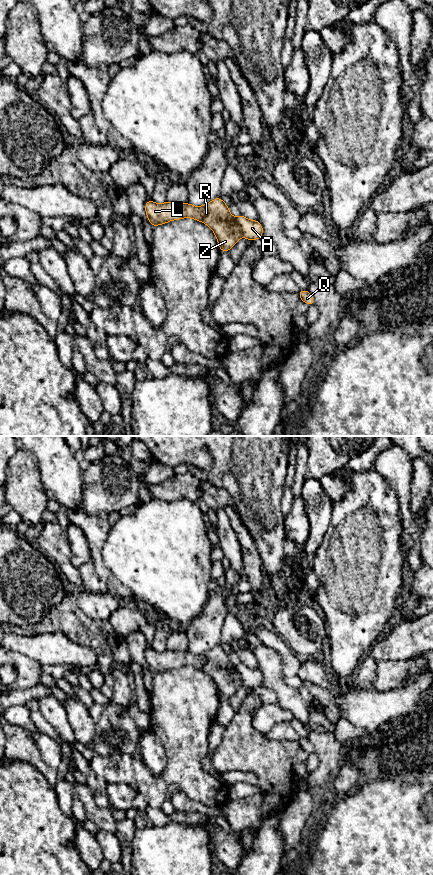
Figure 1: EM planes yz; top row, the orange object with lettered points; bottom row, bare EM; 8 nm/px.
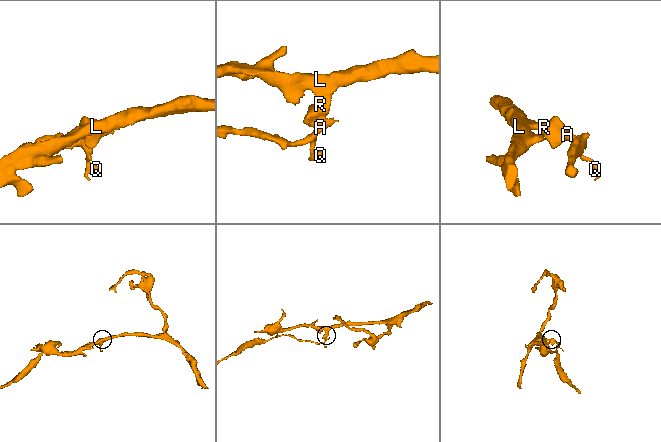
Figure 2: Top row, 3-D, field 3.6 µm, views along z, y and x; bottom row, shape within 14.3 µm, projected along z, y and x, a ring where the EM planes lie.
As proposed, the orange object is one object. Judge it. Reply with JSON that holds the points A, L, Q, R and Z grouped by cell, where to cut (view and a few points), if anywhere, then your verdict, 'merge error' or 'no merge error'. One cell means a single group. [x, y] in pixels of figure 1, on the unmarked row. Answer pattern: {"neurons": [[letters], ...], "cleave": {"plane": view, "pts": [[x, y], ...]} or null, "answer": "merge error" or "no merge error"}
{"neurons": [["A", "Q"], ["L", "R", "Z"]], "cleave": {"plane": "yz", "pts": [[235, 666], [243, 684]]}, "answer": "merge error"}

